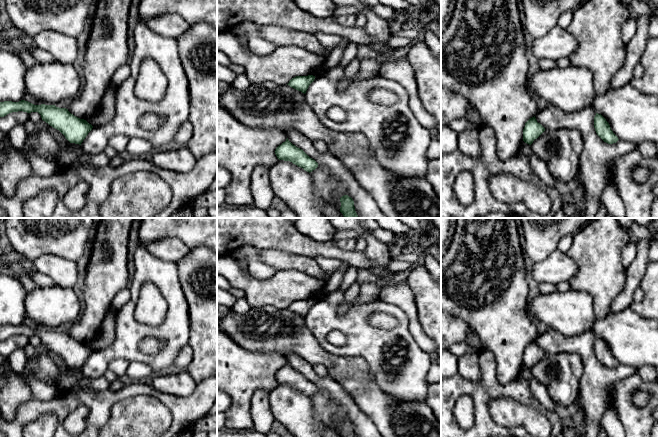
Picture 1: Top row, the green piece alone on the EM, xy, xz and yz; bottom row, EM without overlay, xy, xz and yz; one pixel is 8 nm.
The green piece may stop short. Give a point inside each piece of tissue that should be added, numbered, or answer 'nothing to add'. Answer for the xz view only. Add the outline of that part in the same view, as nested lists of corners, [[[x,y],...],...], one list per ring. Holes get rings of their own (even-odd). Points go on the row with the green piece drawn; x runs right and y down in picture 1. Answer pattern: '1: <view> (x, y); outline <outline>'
nothing to add

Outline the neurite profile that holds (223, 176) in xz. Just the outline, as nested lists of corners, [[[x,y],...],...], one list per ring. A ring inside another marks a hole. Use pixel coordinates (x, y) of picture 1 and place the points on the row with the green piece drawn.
[[[217,165],[217,189],[225,189],[231,181],[231,174],[227,169]]]

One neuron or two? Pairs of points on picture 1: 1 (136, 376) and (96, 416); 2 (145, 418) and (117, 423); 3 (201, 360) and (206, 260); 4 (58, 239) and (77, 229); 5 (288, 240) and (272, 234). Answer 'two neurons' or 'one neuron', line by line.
1: two neurons
2: one neuron
3: one neuron
4: one neuron
5: one neuron

